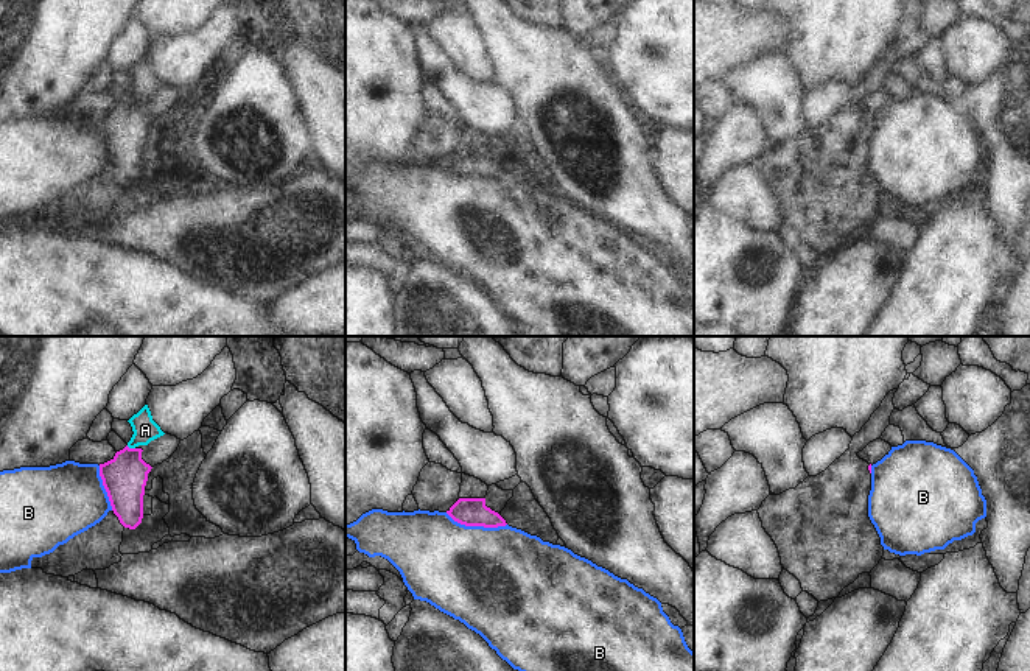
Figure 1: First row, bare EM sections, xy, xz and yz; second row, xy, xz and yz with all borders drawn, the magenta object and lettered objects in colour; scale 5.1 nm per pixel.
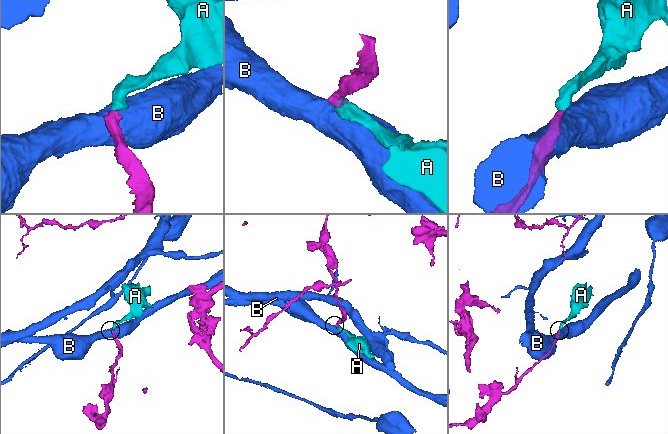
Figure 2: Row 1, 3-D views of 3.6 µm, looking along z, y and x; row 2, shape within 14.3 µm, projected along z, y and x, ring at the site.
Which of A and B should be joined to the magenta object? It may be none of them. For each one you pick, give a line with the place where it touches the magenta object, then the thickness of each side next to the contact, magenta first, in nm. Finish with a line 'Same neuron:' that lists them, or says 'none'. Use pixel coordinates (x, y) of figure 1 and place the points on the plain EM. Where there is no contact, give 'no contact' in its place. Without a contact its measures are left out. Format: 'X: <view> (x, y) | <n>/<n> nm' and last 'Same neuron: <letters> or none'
A: xy (131, 100) | 220/130 nm
Same neuron: A

